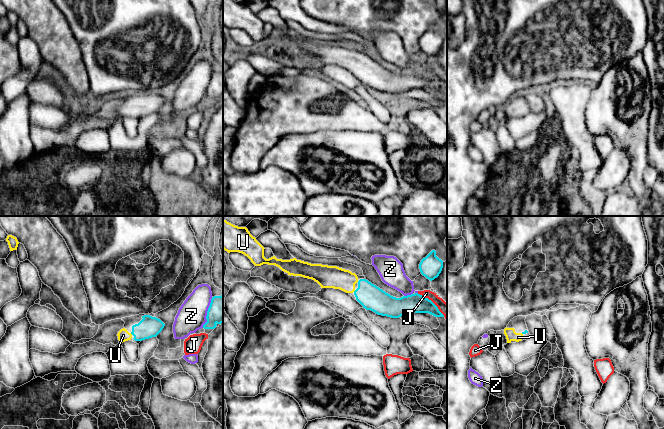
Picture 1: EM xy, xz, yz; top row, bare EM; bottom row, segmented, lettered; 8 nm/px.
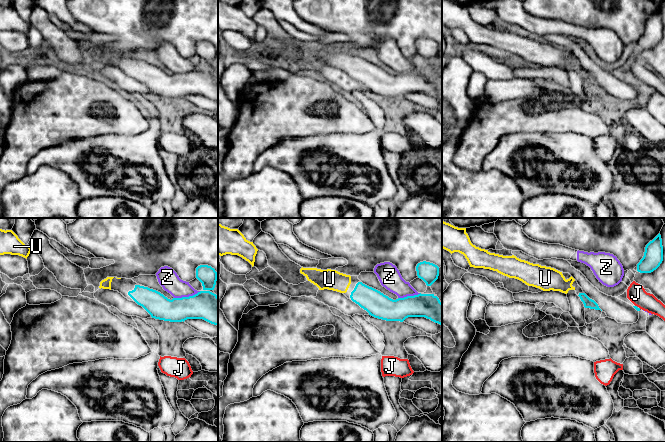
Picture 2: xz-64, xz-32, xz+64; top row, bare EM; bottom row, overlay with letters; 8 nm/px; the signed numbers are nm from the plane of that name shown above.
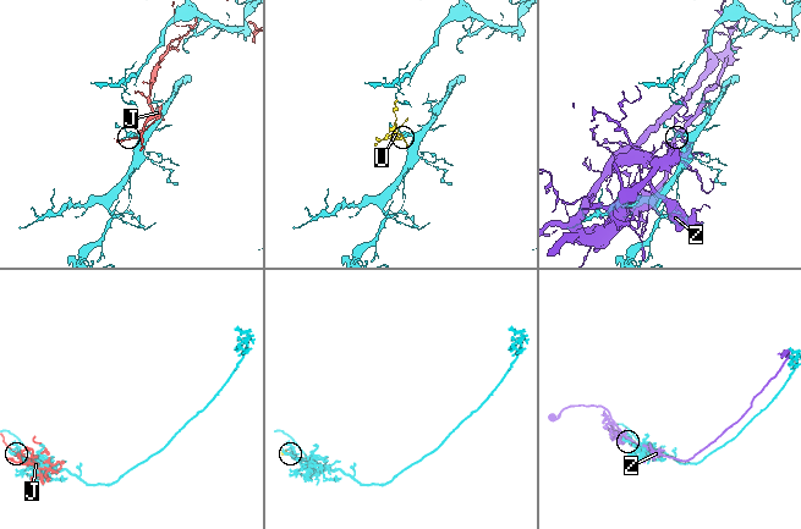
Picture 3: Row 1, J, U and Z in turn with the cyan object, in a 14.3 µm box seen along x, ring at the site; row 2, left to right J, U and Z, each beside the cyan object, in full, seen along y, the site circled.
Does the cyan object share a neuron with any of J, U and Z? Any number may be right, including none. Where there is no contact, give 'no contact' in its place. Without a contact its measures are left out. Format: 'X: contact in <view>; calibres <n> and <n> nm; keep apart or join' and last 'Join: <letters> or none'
J: contact in xz; calibres 150 and 100 nm; keep apart
U: no contact; join
Z: contact in xz; calibres 190 and 200 nm; keep apart
Join: U

